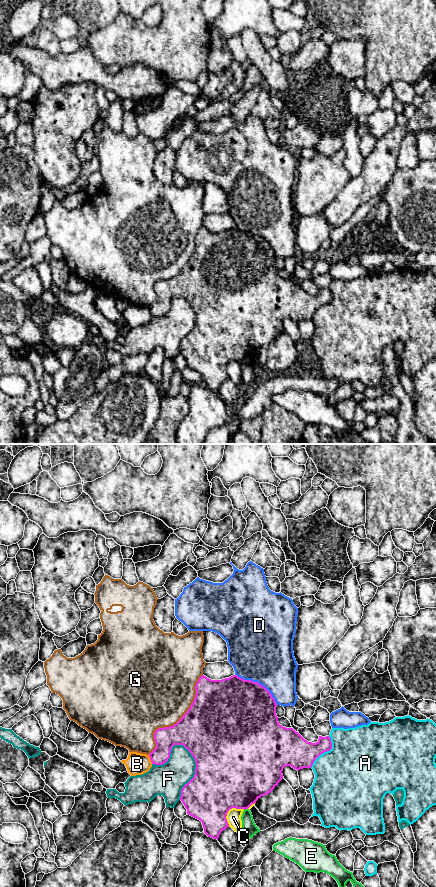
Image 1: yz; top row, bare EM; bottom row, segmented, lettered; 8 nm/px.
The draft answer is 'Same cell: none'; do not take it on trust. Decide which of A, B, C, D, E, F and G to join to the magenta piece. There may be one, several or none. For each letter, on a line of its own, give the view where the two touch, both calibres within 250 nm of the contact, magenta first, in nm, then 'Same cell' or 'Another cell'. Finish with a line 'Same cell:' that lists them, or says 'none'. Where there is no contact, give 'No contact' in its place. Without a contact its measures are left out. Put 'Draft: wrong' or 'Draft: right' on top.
Draft: right
A: Touches magenta in yz. Thickness 240 nm (magenta) against 480 nm. Another cell
B: Touches magenta in yz. Thickness 180 nm (magenta) against 180 nm. Another cell
C: Touches magenta in yz. Thickness 480 nm (magenta) against 120 nm. Another cell
D: Touches magenta in yz. Thickness 480 nm (magenta) against 500 nm. Another cell
E: Touches magenta in yz. Thickness 460 nm (magenta) against 110 nm. Another cell
F: Touches magenta in yz. Thickness 500 nm (magenta) against 260 nm. Another cell
G: Touches magenta in yz. Thickness 460 nm (magenta) against 480 nm. Another cell
Same cell: none

